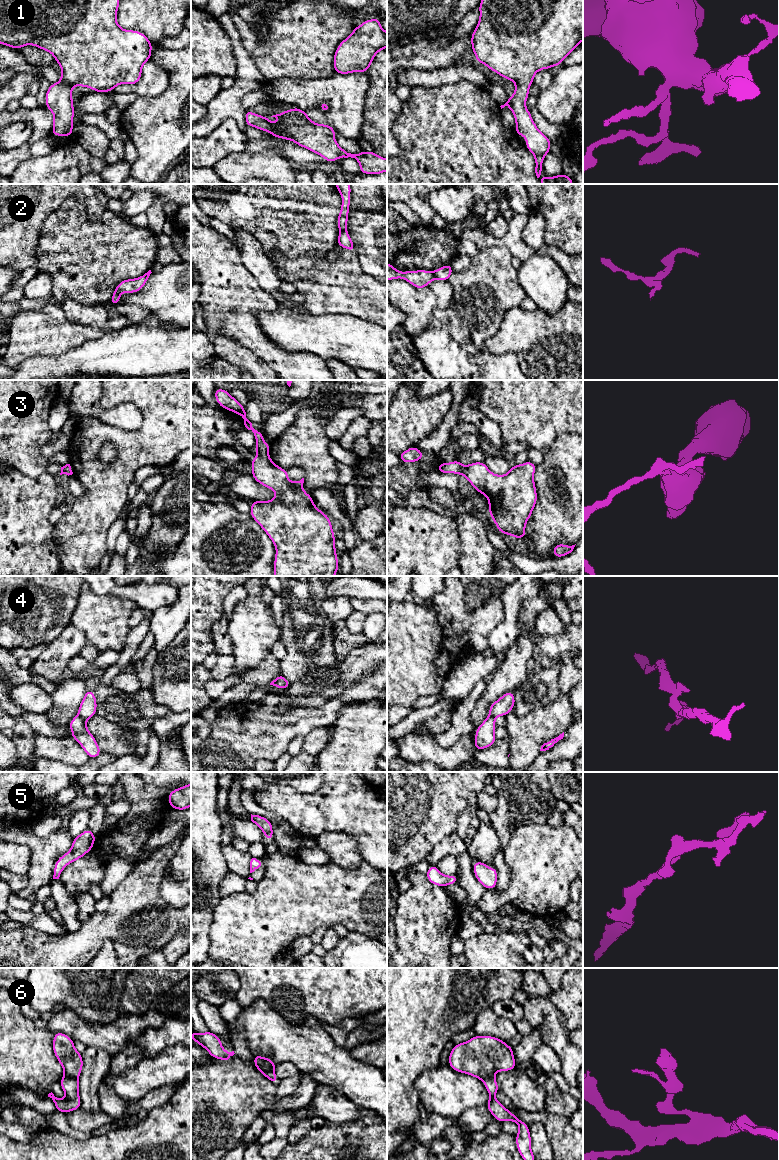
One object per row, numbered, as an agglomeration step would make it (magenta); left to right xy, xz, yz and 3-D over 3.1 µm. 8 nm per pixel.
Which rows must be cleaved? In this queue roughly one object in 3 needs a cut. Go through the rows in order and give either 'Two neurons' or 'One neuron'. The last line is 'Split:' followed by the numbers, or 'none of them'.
1: One neuron
2: Two neurons
3: One neuron
4: Two neurons
5: One neuron
6: Two neurons
Split: 2, 4, 6

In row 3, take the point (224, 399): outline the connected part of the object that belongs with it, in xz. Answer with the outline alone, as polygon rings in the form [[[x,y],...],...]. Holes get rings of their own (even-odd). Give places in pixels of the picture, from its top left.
[[[220,388],[215,389],[214,395],[223,409],[241,416],[245,427],[254,434],[257,456],[250,461],[251,475],[259,484],[276,492],[275,498],[270,501],[251,501],[249,513],[275,545],[274,576],[334,576],[338,572],[339,563],[332,524],[329,516],[315,506],[312,496],[302,489],[304,478],[298,482],[288,480],[288,471],[269,457],[271,444],[264,442],[263,433],[256,430],[246,418],[245,407],[237,399]]]

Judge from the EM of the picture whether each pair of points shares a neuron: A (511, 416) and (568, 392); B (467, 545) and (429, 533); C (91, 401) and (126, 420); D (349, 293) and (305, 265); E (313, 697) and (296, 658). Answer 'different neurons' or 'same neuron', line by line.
A: same neuron
B: different neurons
C: same neuron
D: same neuron
E: different neurons

